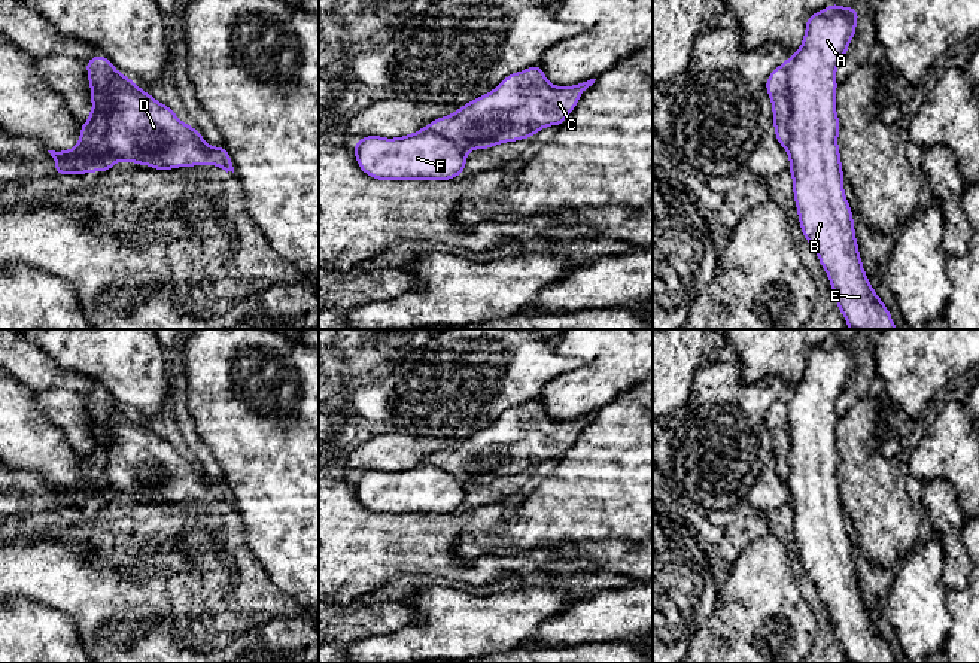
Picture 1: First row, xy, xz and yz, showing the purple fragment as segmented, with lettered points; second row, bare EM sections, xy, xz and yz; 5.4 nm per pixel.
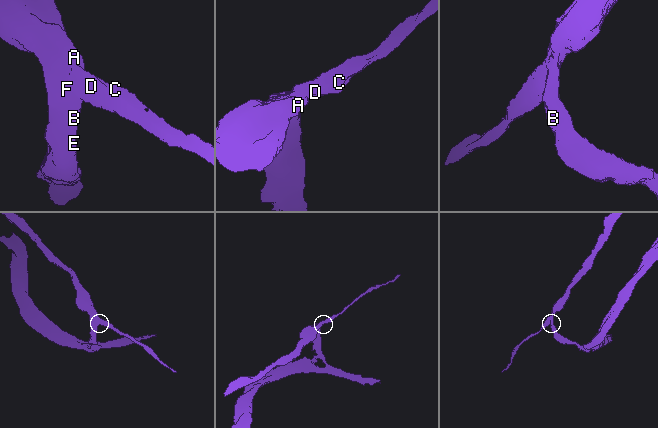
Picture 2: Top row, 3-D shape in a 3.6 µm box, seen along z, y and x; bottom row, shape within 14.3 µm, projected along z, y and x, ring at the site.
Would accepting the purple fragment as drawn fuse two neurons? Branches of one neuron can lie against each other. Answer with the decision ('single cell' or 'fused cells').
fused cells

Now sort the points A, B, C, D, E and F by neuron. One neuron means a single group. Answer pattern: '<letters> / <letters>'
A B E F / C D

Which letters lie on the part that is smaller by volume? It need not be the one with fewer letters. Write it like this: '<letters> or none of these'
C, D

